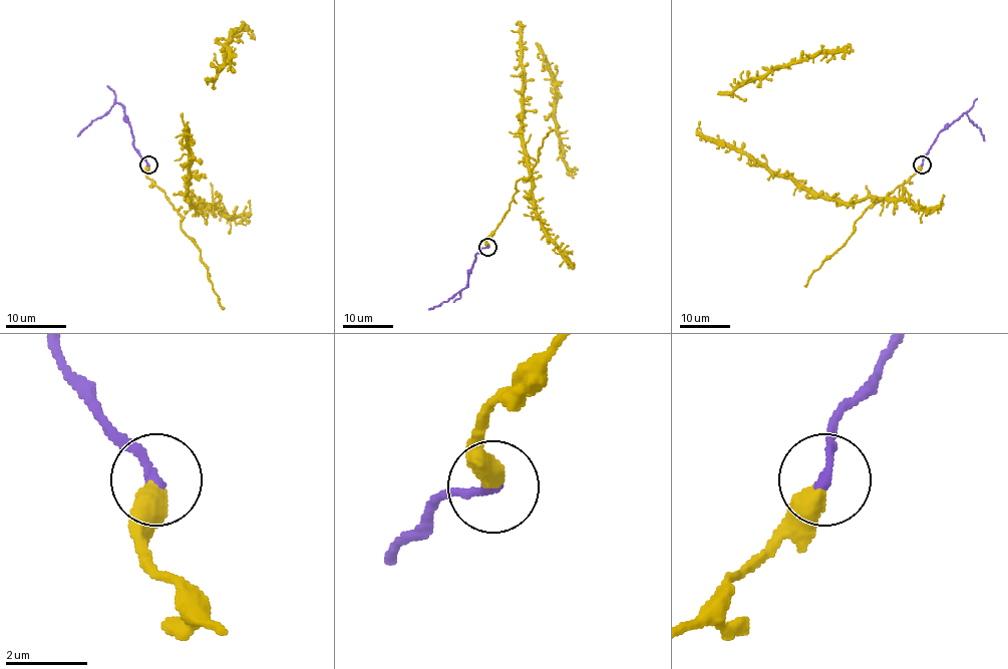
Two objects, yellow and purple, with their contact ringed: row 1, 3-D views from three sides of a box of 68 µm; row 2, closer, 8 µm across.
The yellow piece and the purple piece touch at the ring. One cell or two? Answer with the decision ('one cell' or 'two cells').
one cell

